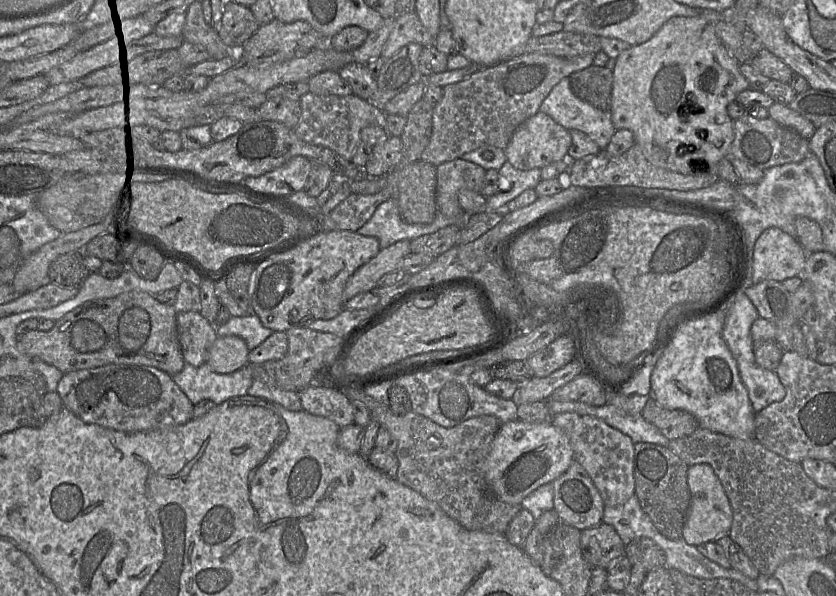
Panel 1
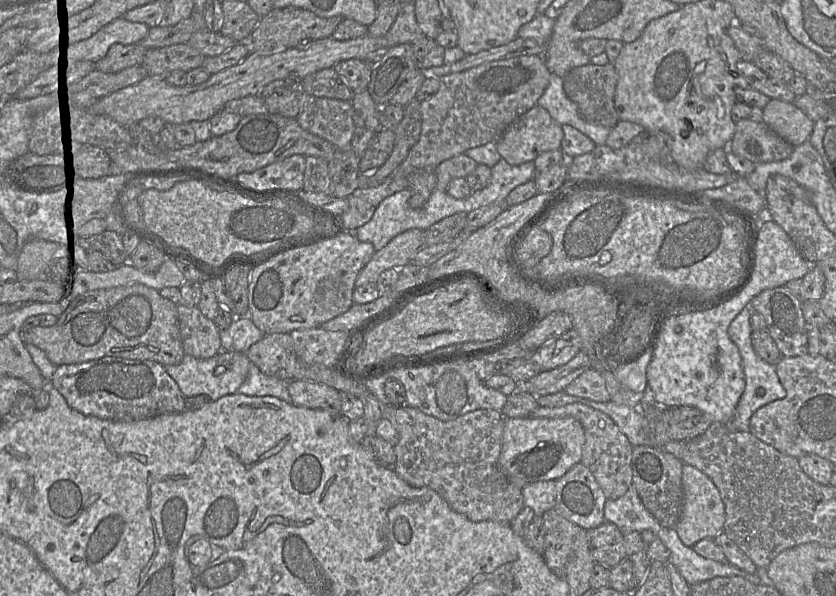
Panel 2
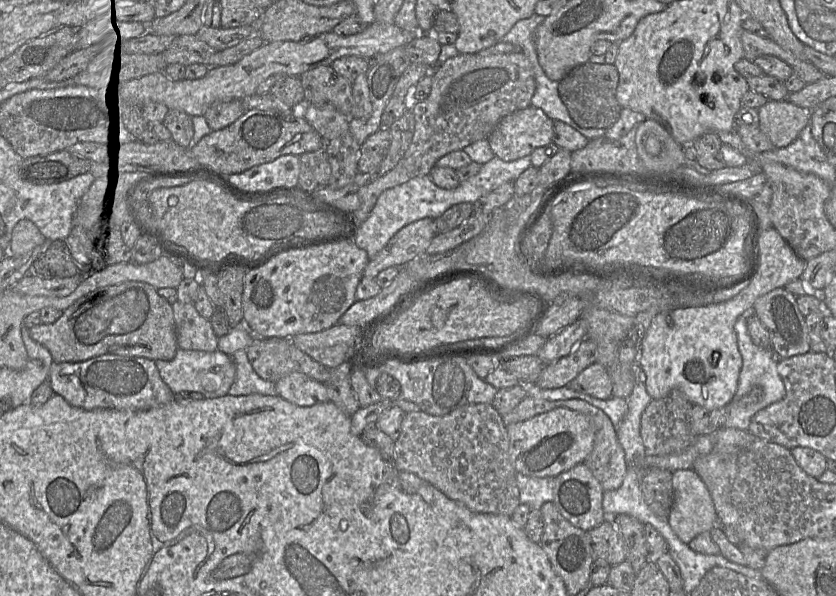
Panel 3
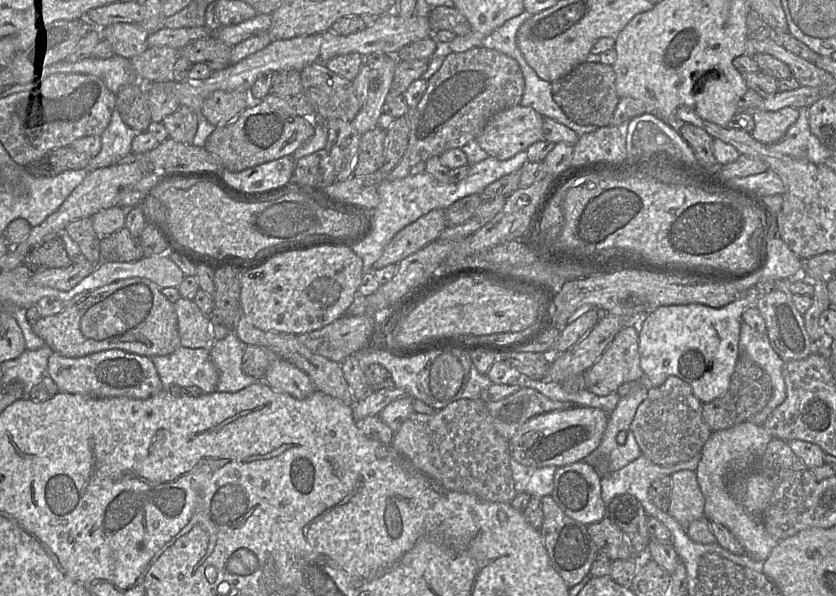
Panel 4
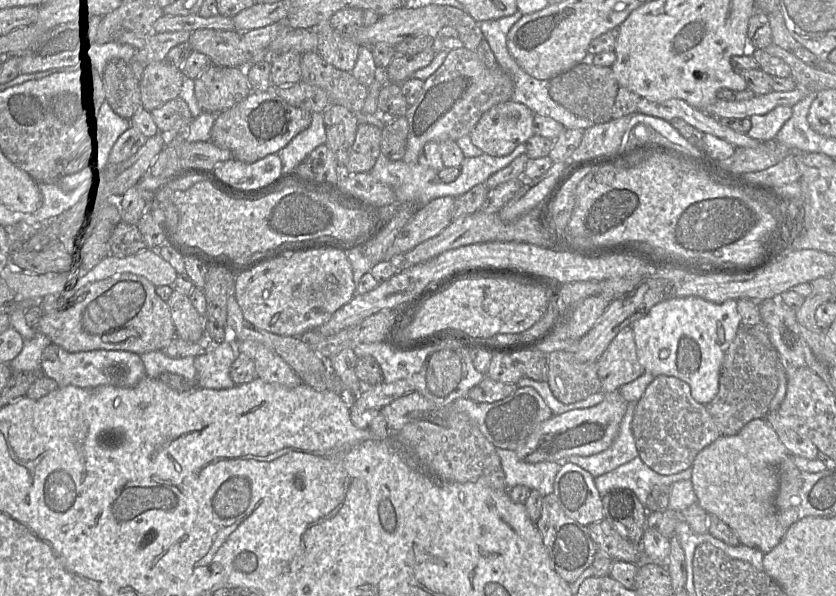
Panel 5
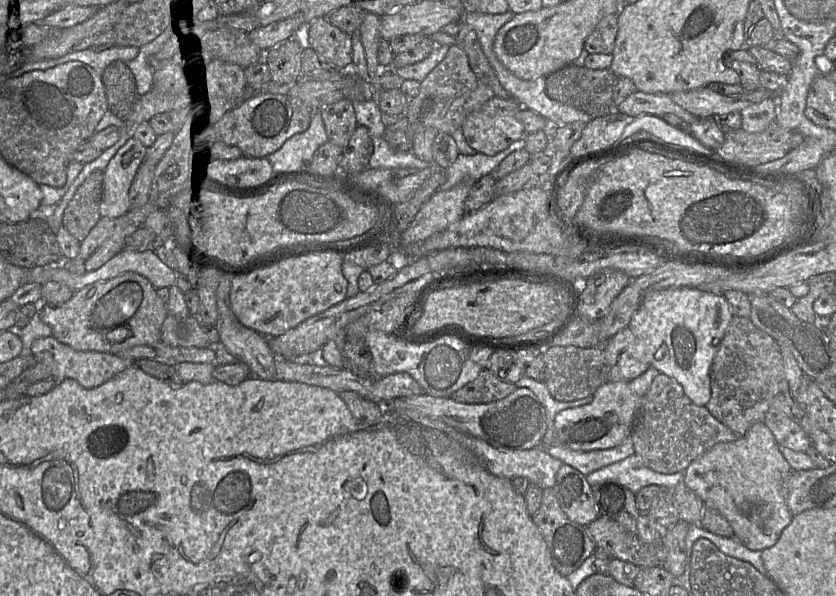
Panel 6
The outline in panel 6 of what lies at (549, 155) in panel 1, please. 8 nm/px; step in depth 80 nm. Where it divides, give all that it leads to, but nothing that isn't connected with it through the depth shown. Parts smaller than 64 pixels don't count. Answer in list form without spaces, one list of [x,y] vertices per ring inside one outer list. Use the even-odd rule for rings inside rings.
[[[496,96],[489,99],[479,109],[469,114],[461,126],[468,145],[478,153],[493,156],[507,149],[515,141],[525,138],[523,124],[517,118],[519,111],[520,104],[516,100]]]

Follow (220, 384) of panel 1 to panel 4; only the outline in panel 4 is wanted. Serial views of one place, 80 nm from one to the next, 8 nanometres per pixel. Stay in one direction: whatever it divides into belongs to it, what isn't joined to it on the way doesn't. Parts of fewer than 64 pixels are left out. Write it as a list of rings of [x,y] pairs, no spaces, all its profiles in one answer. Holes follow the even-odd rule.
[[[179,347],[168,355],[150,358],[163,389],[169,385],[197,386],[205,394],[217,389],[219,373],[211,359],[209,348]]]

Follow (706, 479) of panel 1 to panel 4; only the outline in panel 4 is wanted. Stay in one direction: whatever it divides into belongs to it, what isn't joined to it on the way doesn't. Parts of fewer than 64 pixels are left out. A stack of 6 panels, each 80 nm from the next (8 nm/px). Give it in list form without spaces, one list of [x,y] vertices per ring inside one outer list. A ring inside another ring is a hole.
[[[681,470],[673,473],[668,513],[687,531],[689,523],[704,517],[704,506],[705,498],[696,471]]]

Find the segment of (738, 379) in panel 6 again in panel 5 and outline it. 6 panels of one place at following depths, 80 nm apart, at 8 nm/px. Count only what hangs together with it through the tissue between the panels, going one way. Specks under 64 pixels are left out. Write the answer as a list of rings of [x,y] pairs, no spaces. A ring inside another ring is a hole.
[[[740,325],[727,349],[720,370],[719,391],[706,409],[722,435],[737,434],[748,422],[764,419],[778,388],[778,360],[776,349],[768,349]]]

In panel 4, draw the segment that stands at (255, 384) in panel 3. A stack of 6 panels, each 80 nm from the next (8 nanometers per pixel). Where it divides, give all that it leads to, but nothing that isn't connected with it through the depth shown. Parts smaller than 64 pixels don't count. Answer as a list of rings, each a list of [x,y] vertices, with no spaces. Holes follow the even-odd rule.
[[[233,331],[224,339],[213,341],[210,345],[210,356],[219,373],[216,391],[237,392],[258,381],[242,370],[245,347]]]

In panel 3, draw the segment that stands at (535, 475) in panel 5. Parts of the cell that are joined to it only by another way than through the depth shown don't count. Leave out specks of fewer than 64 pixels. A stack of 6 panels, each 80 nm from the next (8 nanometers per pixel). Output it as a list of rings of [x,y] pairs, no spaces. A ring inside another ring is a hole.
[[[516,473],[520,503],[527,504],[531,509],[541,509],[546,502],[553,501],[555,477],[529,477]]]

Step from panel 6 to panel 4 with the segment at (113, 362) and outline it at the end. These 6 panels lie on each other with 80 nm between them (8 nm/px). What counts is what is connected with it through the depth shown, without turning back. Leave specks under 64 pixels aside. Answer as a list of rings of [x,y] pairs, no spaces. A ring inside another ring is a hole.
[[[109,349],[75,358],[53,352],[48,359],[47,373],[60,392],[82,394],[92,398],[146,399],[163,390],[161,379],[150,357],[120,349]]]

